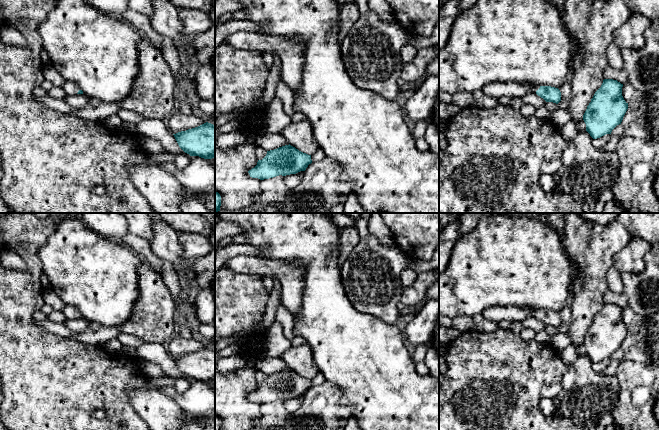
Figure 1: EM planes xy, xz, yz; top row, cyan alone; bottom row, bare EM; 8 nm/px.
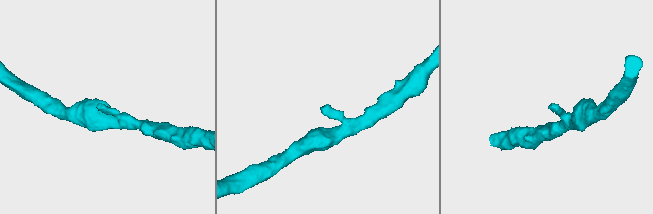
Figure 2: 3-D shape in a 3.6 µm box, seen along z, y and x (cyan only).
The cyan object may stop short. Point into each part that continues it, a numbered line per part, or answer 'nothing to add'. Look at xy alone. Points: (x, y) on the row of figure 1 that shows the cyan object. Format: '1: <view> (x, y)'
1: xy (70, 88)

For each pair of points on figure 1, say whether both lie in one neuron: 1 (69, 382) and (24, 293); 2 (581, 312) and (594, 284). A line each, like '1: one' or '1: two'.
1: one
2: one

